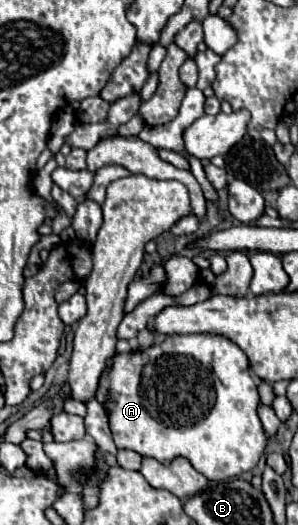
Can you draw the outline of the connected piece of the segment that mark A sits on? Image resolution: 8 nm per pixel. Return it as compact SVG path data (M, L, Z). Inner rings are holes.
M169 335L145 353L117 355L113 367L103 371L97 399L109 409L117 449L131 449L163 465L185 457L213 481L255 469L267 445L257 417L259 393L249 359L223 335Z

